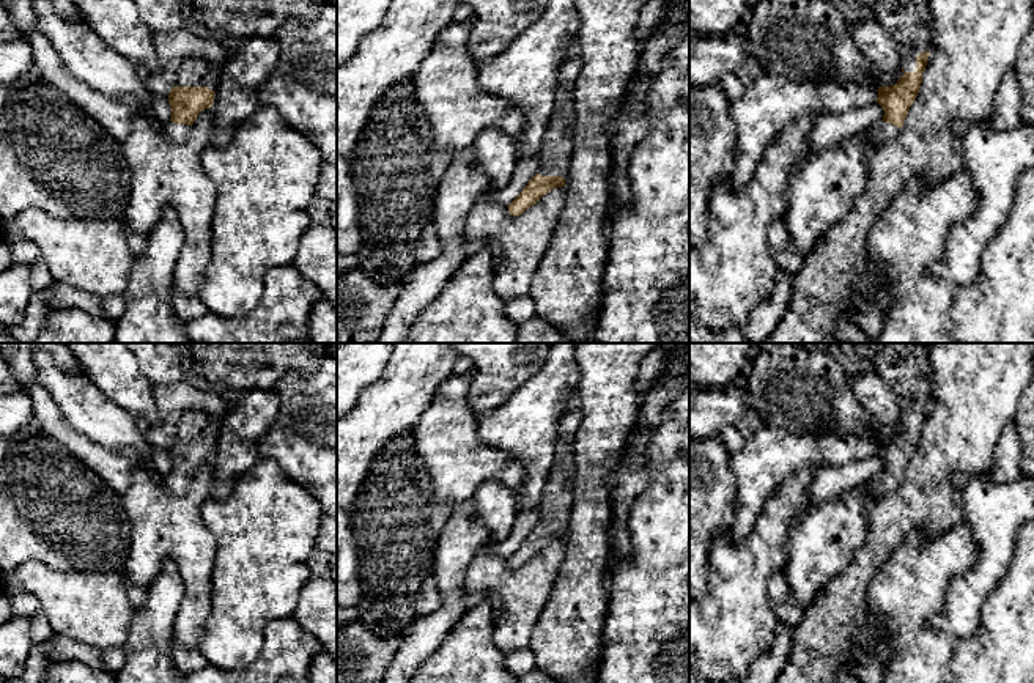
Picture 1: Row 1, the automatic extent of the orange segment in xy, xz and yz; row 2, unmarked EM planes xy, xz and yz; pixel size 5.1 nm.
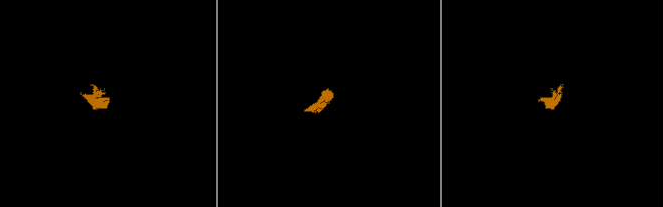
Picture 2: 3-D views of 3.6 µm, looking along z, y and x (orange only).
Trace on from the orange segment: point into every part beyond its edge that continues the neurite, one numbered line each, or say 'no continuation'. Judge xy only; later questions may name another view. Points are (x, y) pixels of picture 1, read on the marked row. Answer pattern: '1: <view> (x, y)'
1: xy (195, 71)
2: xy (178, 132)

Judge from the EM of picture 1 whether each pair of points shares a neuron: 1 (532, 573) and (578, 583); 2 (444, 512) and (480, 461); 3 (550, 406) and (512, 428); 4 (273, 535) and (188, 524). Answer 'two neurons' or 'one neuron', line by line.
1: two neurons
2: two neurons
3: one neuron
4: two neurons

